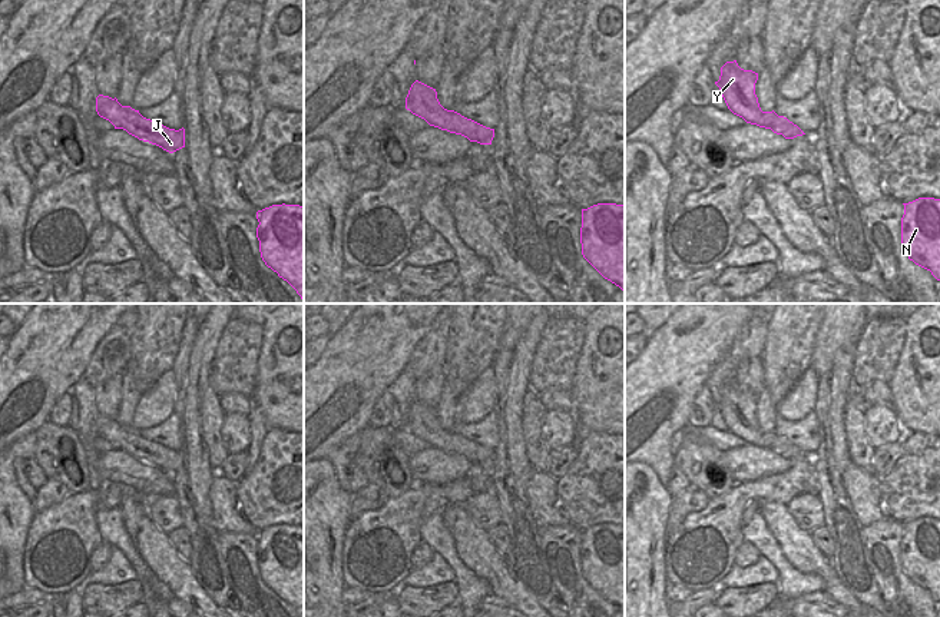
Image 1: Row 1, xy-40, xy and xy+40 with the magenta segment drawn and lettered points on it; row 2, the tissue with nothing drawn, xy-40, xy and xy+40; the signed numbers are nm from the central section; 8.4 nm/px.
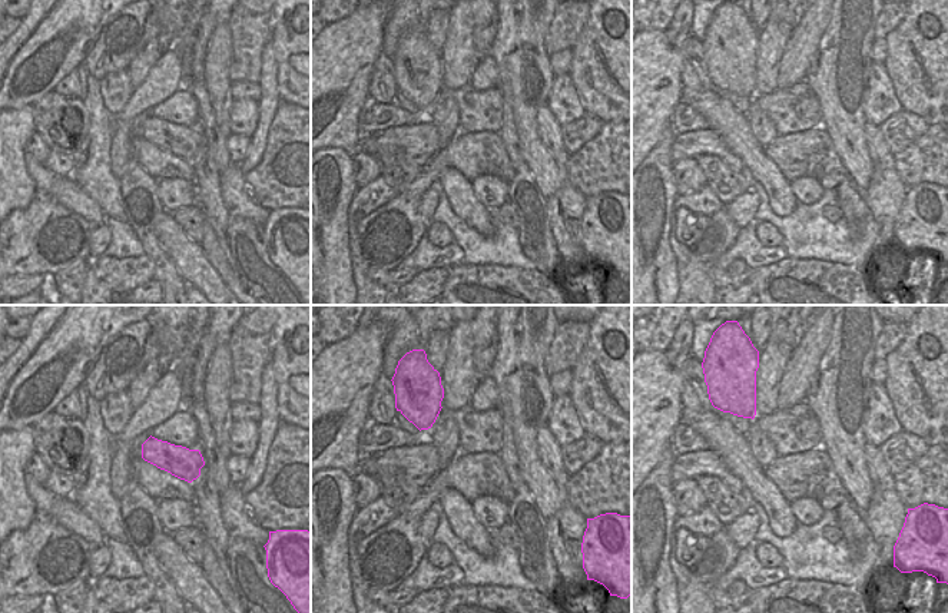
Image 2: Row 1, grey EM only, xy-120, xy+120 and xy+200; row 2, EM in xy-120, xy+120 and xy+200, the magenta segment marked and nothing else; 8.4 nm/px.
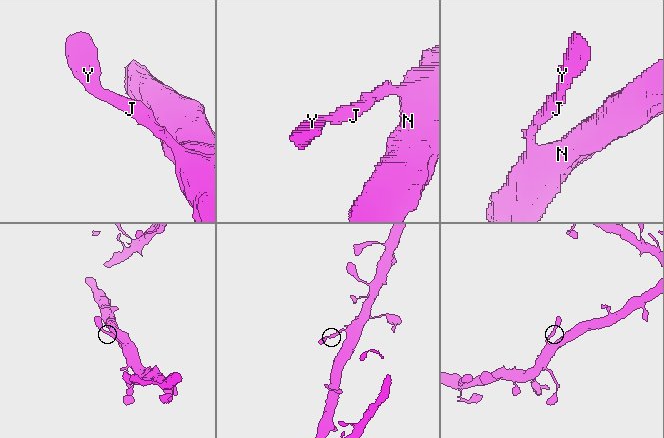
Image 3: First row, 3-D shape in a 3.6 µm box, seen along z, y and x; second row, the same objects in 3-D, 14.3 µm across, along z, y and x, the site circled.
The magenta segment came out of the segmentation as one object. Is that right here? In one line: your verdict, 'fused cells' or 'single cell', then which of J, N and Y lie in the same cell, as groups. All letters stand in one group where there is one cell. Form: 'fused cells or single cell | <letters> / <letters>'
single cell | J N Y

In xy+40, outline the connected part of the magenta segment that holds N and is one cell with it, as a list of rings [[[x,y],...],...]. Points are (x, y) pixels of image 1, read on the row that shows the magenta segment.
[[[919,198],[903,205],[903,252],[940,281],[940,199]]]

